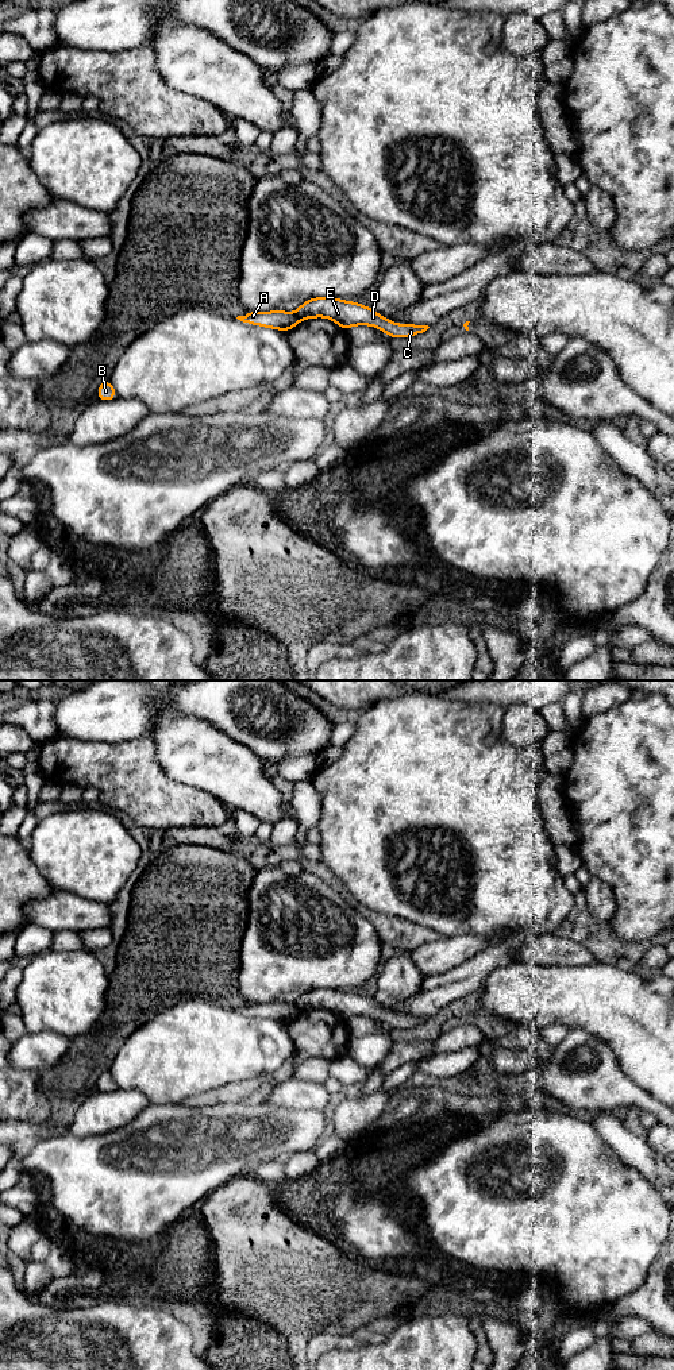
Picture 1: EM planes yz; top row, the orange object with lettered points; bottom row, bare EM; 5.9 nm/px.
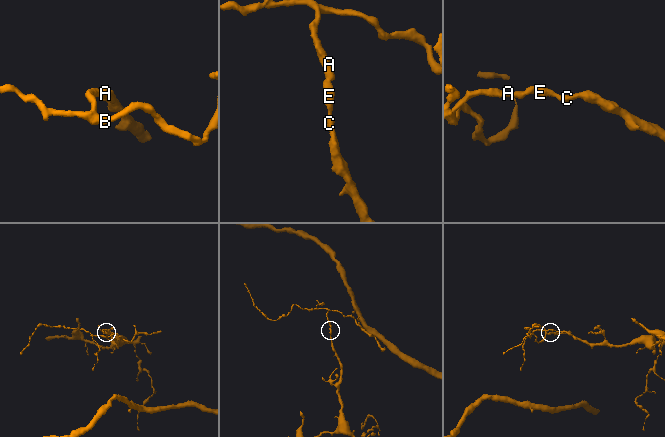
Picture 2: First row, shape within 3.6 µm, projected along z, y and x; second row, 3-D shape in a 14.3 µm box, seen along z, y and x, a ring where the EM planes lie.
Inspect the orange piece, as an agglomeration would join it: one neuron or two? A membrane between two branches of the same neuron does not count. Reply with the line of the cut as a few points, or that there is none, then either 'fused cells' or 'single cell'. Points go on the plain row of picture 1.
cut in yz along (293, 1004), (299, 1011); fused cells

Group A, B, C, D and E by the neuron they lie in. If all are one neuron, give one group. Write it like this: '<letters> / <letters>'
A B / C D E

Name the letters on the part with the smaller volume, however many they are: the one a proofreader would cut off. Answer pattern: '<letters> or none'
A, B

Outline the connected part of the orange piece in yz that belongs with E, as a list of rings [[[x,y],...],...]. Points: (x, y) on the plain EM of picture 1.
[[[315,988],[301,995],[294,1003],[299,1012],[313,1008],[331,1010],[344,1022],[353,1016],[370,1016],[384,1022],[392,1029],[411,1029],[425,1023],[428,1016],[394,1015],[382,1008],[373,999],[353,992],[344,992],[331,988]]]

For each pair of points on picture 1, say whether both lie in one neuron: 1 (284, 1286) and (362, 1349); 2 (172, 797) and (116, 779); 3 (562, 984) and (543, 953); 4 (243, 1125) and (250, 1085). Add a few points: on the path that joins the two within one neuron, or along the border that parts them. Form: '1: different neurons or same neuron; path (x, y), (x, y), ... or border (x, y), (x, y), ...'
1: different neurons; border (370, 1331), (353, 1338)
2: same neuron; path (158, 797), (149, 797), (130, 779)
3: different neurons; border (520, 960), (543, 965), (582, 967)
4: different neurons; border (237, 1102), (219, 1102), (205, 1107)

